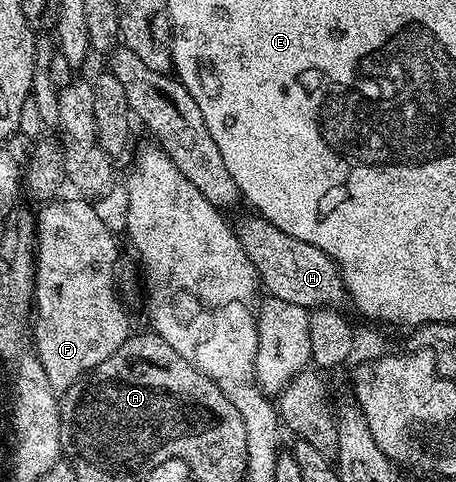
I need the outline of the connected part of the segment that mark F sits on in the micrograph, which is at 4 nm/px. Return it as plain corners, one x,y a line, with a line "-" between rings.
54,200
37,215
37,250
35,251
35,347
33,353
45,369
45,377
56,392
62,393
81,376
93,370
105,357
113,357
128,342
131,319
115,296
115,266
119,263
119,247
115,235
99,216
98,206
85,200

